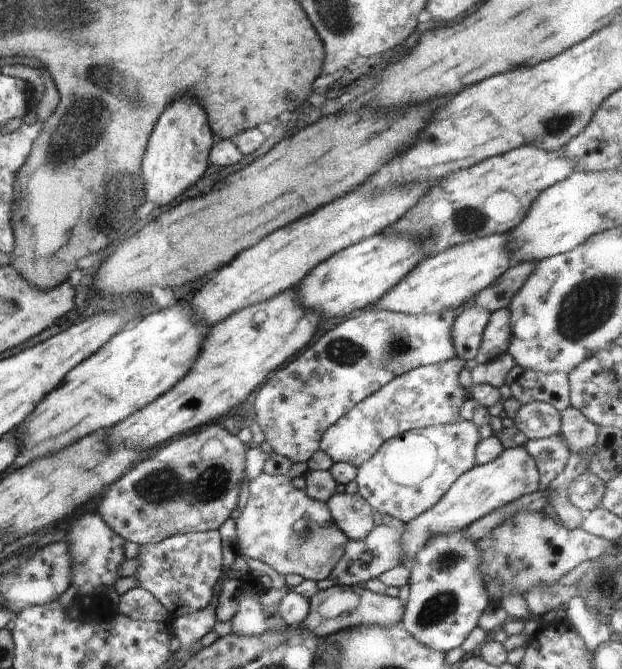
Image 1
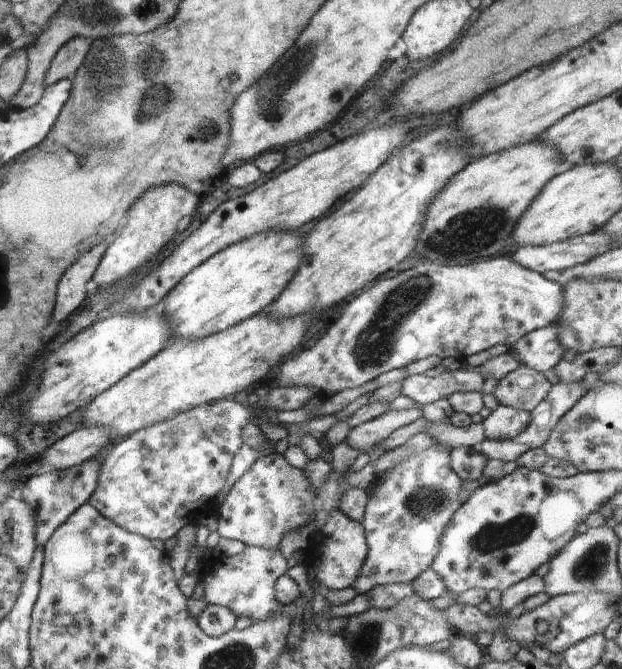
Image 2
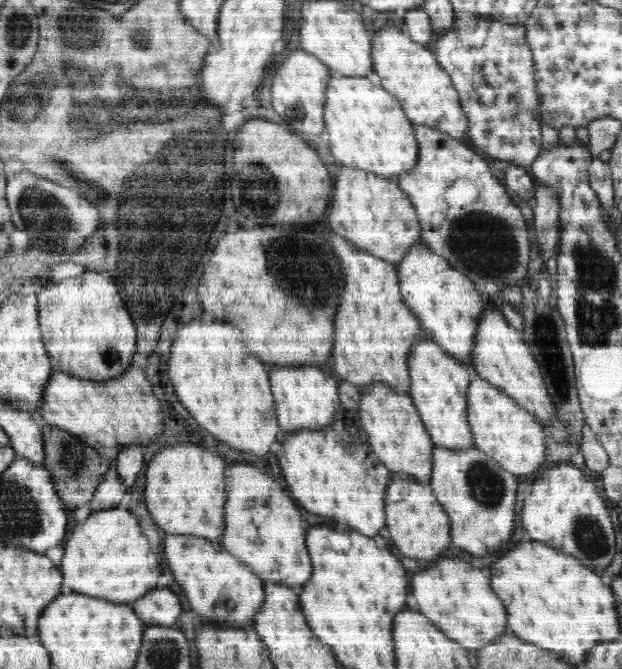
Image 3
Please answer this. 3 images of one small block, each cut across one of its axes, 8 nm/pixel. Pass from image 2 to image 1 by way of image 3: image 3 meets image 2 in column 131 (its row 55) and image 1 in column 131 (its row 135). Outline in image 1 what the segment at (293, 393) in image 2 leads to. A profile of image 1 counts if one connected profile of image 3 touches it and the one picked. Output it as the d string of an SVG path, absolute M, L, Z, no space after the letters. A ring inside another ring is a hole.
M218 422L203 426L189 435L173 438L156 449L151 457L138 462L116 482L104 488L97 513L125 541L140 545L157 543L185 531L218 530L228 518L235 516L244 497L247 446Z

